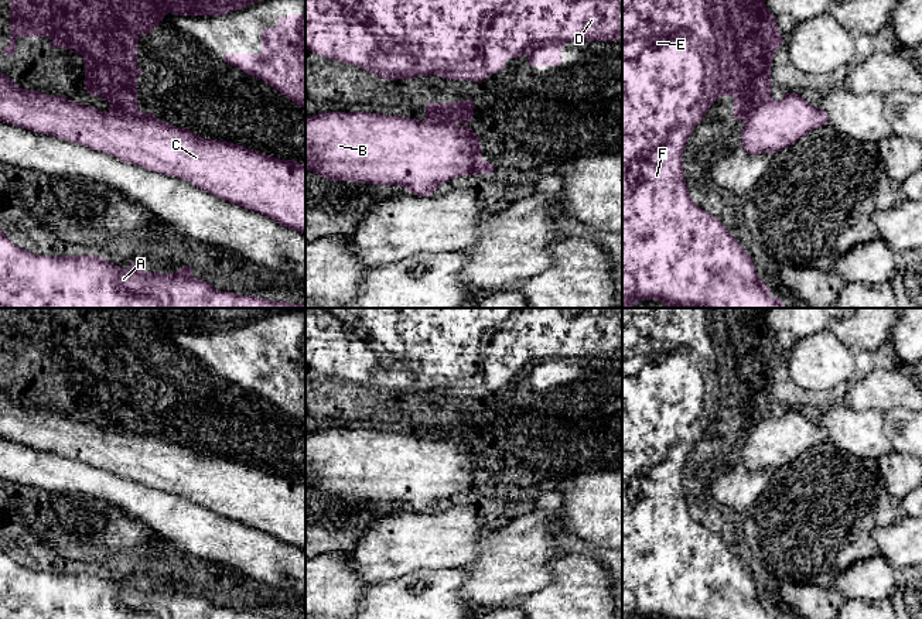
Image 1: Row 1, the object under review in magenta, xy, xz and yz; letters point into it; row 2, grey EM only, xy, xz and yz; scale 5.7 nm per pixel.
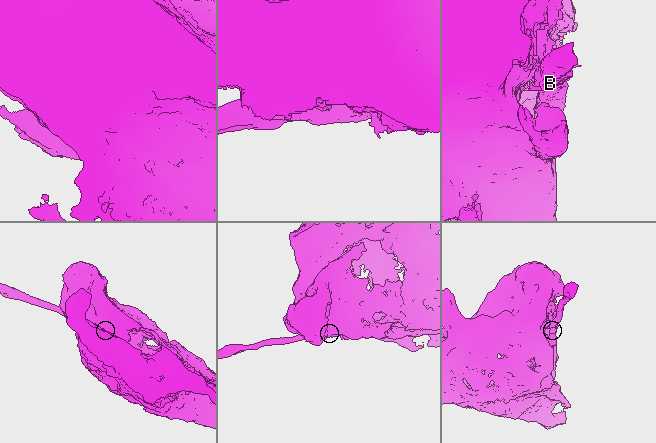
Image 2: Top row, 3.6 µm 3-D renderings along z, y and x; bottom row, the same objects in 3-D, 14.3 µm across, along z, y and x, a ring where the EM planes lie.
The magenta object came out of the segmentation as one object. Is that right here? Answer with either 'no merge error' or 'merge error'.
merge error

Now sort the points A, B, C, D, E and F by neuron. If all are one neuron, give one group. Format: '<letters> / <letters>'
A D E F / B C

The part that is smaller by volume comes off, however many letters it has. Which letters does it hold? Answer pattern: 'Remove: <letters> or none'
Remove: B, C

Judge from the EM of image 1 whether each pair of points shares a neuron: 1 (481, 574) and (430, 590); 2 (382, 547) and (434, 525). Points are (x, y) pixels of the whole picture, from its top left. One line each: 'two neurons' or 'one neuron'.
1: two neurons
2: one neuron

